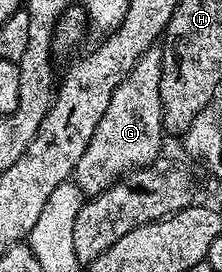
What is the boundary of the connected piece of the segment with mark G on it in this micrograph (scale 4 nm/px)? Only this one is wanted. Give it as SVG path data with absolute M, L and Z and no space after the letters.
M156 47L145 51L141 59L125 75L125 79L113 91L113 99L109 99L109 107L105 107L105 115L101 115L101 123L97 123L97 131L93 131L93 139L89 139L89 147L85 147L85 155L77 159L77 167L73 180L84 195L94 195L111 188L127 172L138 171L141 167L152 165L160 160L163 149L163 108L161 107L161 71L163 70L163 50Z

